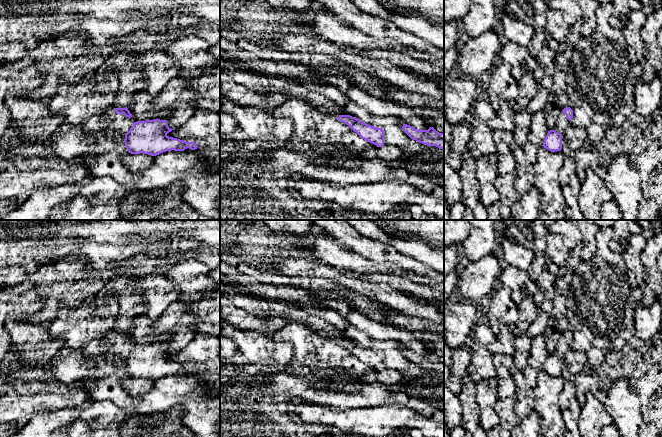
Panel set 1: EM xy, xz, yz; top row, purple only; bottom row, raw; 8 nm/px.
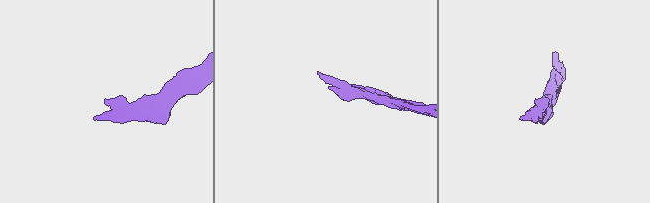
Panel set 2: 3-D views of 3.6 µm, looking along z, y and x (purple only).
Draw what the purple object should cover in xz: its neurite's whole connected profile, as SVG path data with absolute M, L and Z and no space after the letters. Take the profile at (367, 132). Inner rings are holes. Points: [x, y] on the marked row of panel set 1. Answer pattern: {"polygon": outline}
{"polygon": "M315 106L315 108L328 116L338 119L339 121L348 125L354 132L356 132L362 139L370 142L377 147L382 147L384 145L384 131L381 128L375 128L368 125L356 117L350 115L341 115L340 113L334 111L332 108L324 106Z"}

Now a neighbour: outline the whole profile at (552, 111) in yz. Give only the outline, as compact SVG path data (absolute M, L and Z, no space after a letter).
M550 94L548 101L543 108L543 111L545 112L546 124L547 124L549 131L554 130L557 119L562 111L557 106L557 101L556 101L555 95Z

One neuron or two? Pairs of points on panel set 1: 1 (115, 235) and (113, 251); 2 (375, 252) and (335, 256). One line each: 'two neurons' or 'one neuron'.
1: two neurons
2: two neurons

